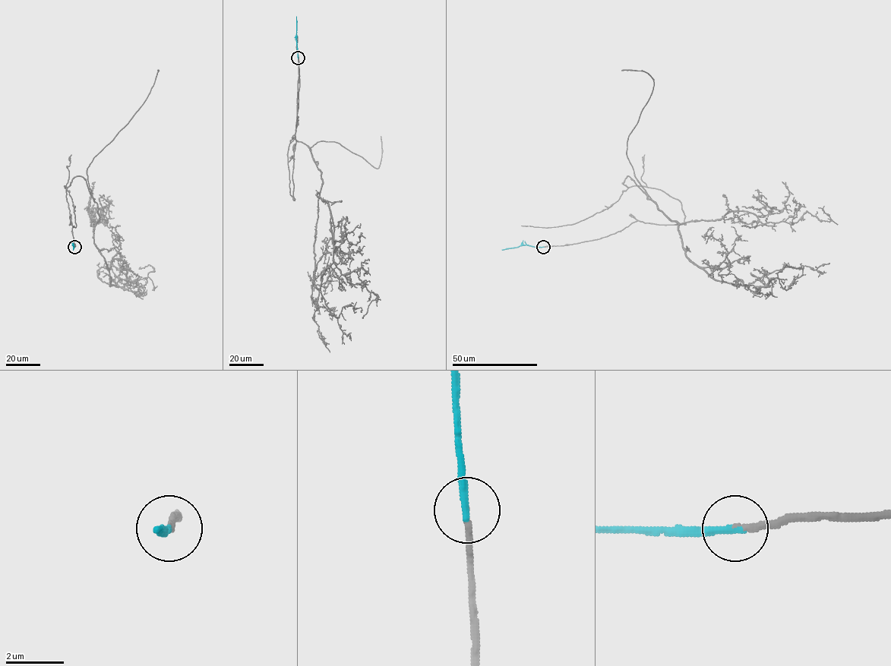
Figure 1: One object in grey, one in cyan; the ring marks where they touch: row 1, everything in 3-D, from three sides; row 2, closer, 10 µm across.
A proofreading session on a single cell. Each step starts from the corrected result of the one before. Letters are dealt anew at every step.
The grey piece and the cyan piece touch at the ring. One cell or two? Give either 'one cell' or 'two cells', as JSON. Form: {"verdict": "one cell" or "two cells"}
{"verdict": "one cell"}

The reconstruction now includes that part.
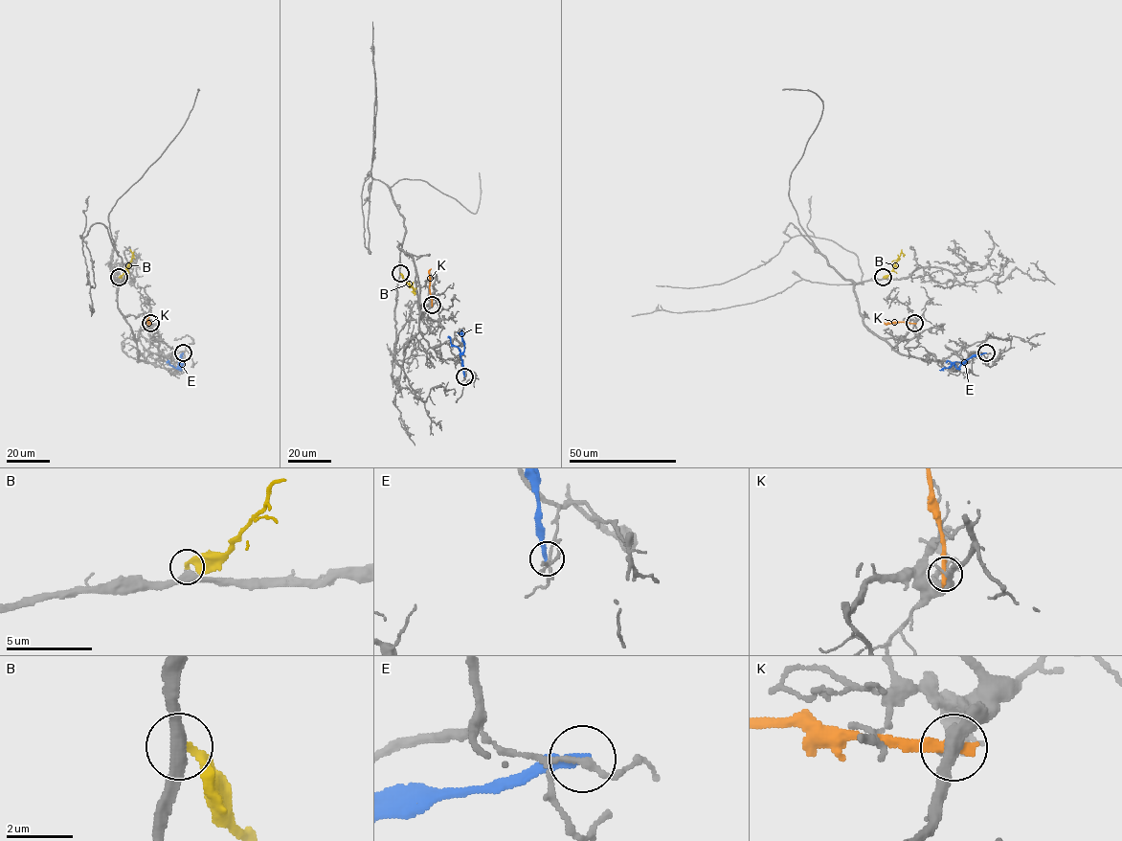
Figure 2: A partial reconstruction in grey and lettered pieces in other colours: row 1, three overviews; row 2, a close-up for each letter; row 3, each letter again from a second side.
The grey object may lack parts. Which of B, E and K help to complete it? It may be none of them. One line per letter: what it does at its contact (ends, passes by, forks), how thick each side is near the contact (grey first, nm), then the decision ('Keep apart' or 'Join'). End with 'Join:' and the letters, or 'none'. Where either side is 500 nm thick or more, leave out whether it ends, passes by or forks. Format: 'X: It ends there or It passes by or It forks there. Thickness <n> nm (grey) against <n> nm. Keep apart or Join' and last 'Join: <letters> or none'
B: It ends there. Thickness 320 nm (grey) against 220 nm. Join
E: It ends there. Thickness 140 nm (grey) against 240 nm. Keep apart
K: It ends there. Thickness 380 nm (grey) against 360 nm. Keep apart
Join: B

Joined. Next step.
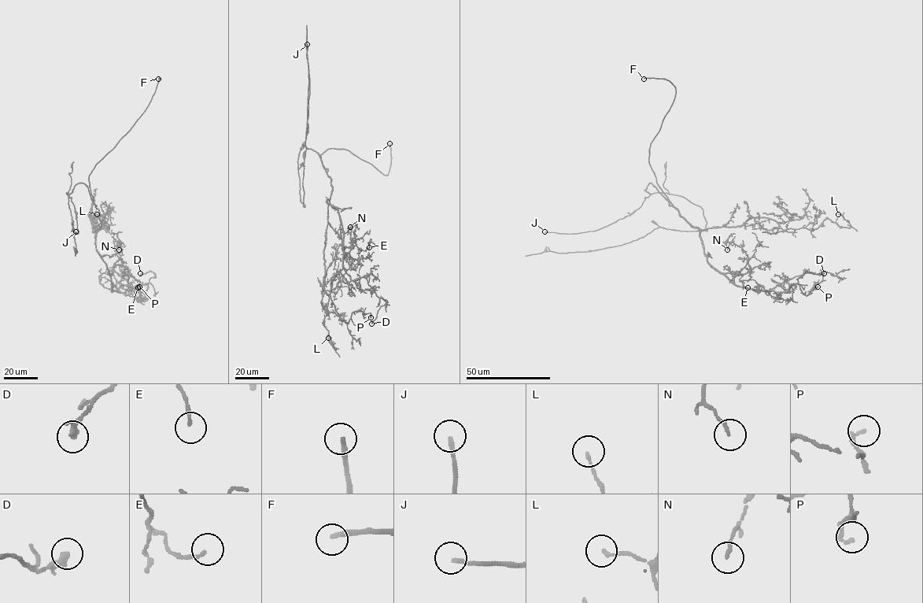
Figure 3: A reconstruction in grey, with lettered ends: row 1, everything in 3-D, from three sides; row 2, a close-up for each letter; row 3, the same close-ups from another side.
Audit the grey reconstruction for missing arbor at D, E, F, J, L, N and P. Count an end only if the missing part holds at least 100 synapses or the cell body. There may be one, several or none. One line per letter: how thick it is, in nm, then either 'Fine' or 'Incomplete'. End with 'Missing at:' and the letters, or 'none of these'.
D: Thickness 360 nm. Fine
E: Thickness 140 nm. Fine
F: Thickness 240 nm. Incomplete
J: Thickness 190 nm. Fine
L: Thickness 120 nm. Fine
N: Thickness 110 nm. Fine
P: Thickness 150 nm. Fine
Missing at: F

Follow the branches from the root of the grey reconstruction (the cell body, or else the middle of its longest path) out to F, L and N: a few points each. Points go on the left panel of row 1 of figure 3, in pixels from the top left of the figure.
F: (85, 185), (93, 201), (89, 182), (91, 171), (145, 110), (154, 93), (158, 79)
L: (85, 185), (101, 221), (97, 230), (93, 216), (93, 231), (97, 229), (94, 218), (104, 227), (97, 214)
N: (85, 185), (101, 221), (95, 237), (97, 251), (110, 274), (122, 254), (117, 241), (119, 249)

